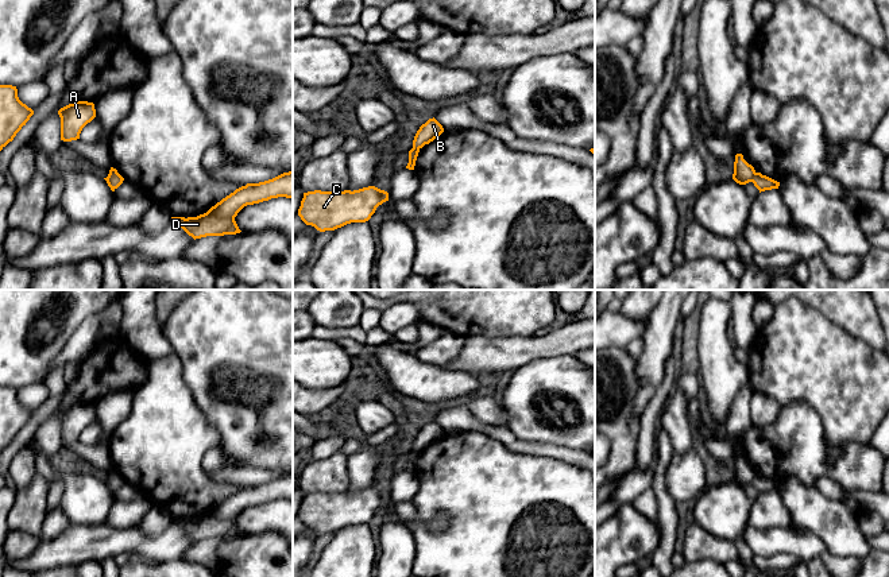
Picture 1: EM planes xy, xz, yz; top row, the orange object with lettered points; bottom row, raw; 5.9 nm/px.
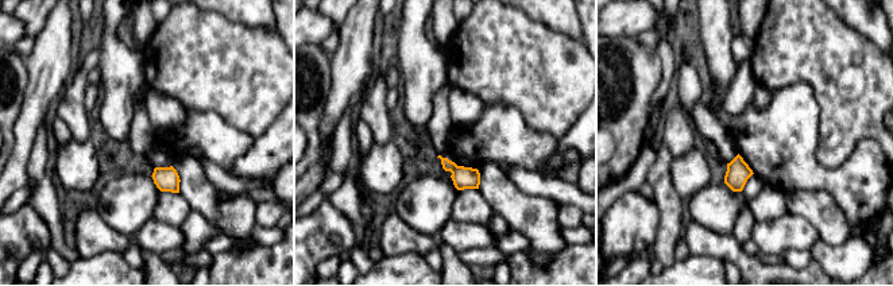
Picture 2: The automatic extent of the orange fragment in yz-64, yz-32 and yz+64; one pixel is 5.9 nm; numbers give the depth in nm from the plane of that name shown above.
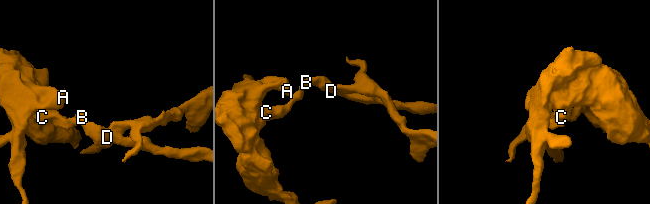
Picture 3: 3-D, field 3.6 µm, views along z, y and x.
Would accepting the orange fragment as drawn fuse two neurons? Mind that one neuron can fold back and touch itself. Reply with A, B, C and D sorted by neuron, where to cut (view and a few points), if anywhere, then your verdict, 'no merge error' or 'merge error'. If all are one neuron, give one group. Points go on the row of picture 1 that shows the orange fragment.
A C / B D; cut in yz along (756, 173), (750, 181); merge error

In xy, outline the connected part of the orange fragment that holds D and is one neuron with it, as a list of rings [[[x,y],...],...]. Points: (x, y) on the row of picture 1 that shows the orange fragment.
[[[293,171],[264,182],[247,183],[197,217],[171,217],[171,220],[194,240],[206,236],[236,235],[241,231],[235,217],[244,206],[278,197],[293,198]]]

